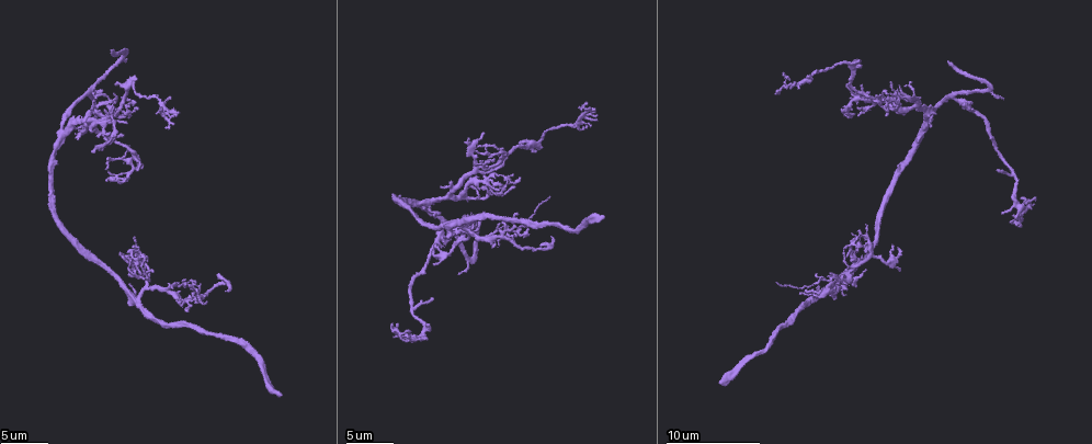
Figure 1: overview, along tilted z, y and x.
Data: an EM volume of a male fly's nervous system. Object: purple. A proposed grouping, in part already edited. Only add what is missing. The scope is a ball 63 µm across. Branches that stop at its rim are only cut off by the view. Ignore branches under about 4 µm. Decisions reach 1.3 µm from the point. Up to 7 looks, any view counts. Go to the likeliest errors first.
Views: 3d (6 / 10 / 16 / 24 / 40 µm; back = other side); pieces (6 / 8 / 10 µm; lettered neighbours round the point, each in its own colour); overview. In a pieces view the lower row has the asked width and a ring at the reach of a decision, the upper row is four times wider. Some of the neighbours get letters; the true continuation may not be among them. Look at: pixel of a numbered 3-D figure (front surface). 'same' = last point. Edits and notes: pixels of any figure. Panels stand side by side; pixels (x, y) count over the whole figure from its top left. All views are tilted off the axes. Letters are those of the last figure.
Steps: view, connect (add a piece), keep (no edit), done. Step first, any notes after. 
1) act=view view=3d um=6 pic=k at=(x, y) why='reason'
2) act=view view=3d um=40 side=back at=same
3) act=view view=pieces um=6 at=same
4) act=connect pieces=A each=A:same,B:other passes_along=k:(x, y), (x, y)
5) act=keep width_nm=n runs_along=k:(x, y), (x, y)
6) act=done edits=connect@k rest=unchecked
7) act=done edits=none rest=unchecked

act=view view=pieces um=8 pic=1 at=(589, 109) why='end of a long branch'

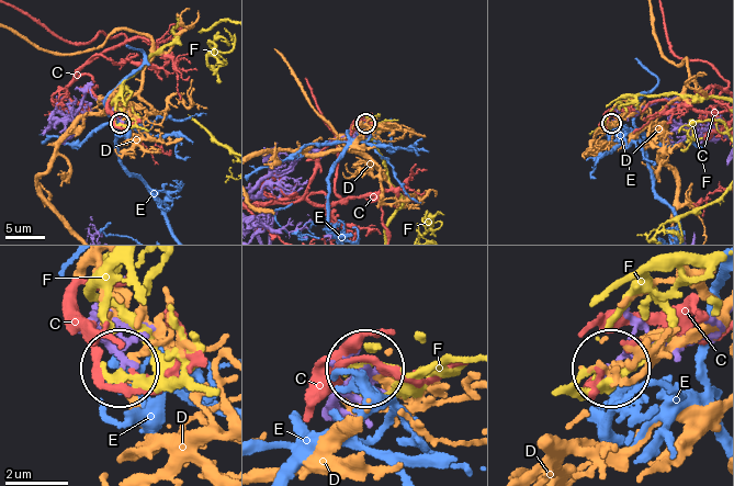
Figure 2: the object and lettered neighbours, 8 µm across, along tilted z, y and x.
act=keep width_nm=200 each=C:other,D:other,E:other,F:other found='none of them fits'

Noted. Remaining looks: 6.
act=view view=pieces um=8 pic=1 at=(951, 65) why='free end'

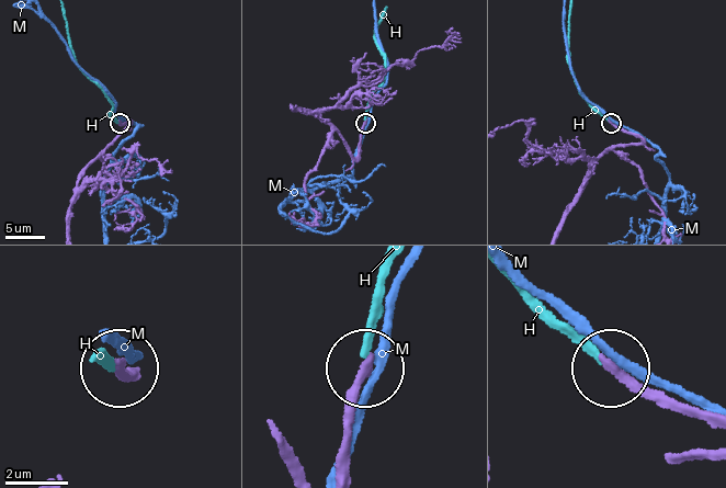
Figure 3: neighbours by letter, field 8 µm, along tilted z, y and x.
act=connect pieces=H each=H:same,M:other passes_along=3:(684, 412), (575, 343), (507, 265) found='it goes on there'

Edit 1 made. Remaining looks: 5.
act=view view=overview why='see it whole again'

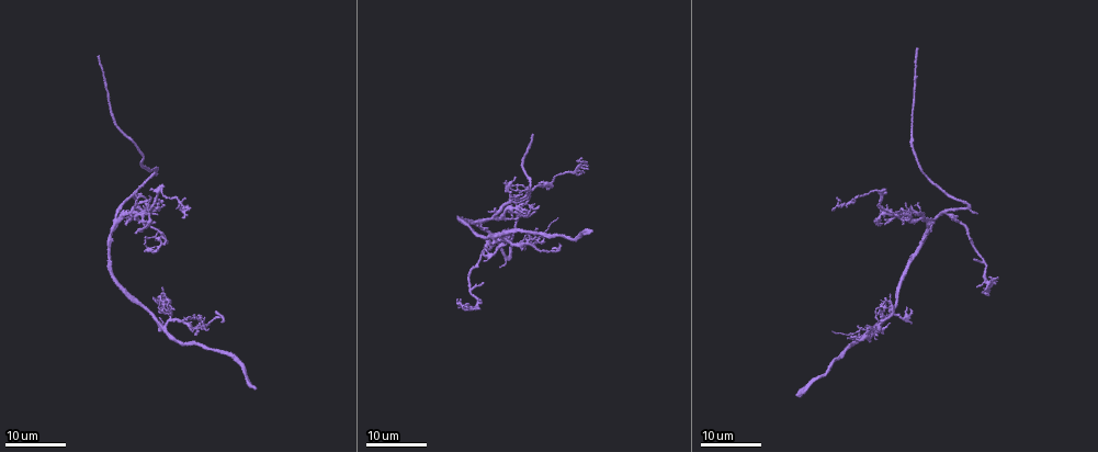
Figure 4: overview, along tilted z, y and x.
act=view view=3d um=16 pic=4 at=(153, 223) why='free end'

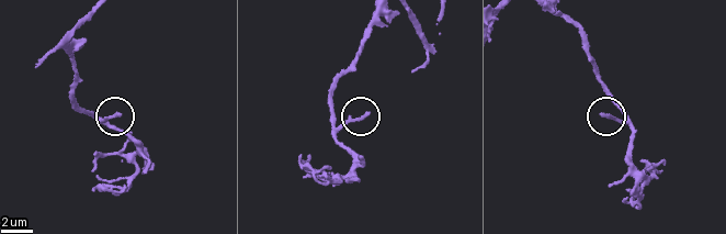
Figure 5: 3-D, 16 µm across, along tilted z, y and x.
act=view view=pieces um=8 pic=5 at=(366, 113)

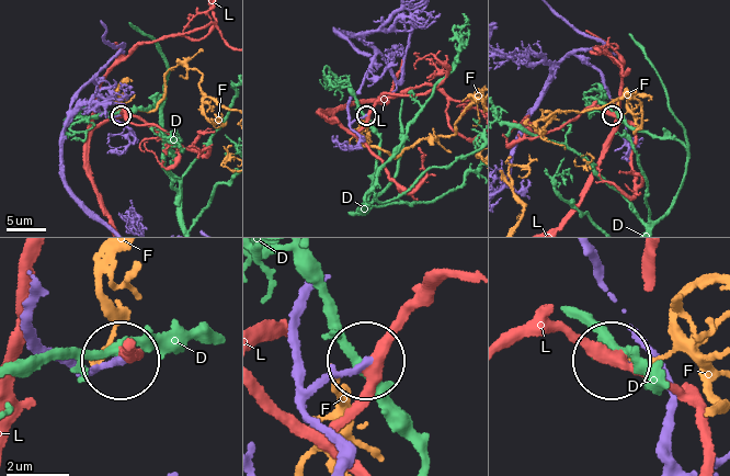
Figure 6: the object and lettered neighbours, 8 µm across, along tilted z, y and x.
act=keep each=D:other,F:other,L:other runs_along=6:(350, 32), (374, 52), (348, 106), (353, 121), (364, 115) found='none of them fits'

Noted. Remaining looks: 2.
act=done edits=connect@3 rest=unchecked

